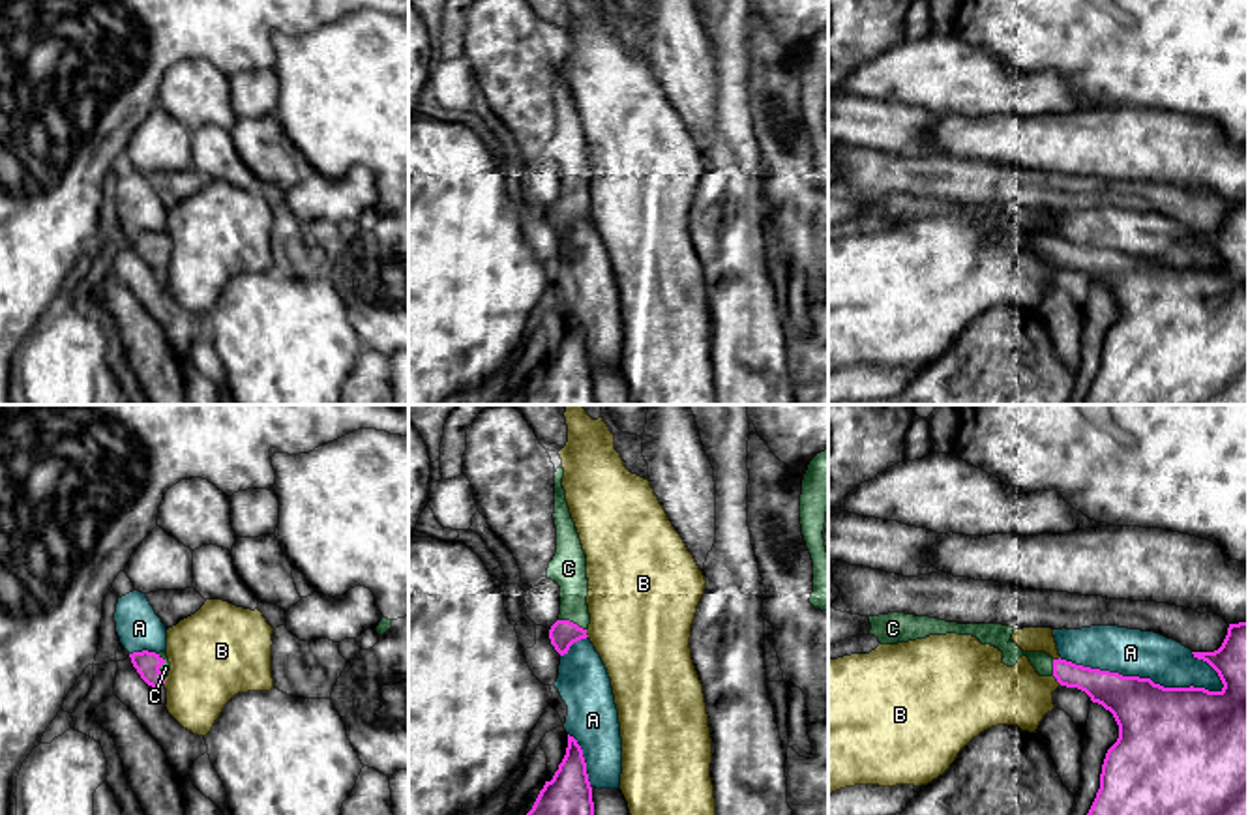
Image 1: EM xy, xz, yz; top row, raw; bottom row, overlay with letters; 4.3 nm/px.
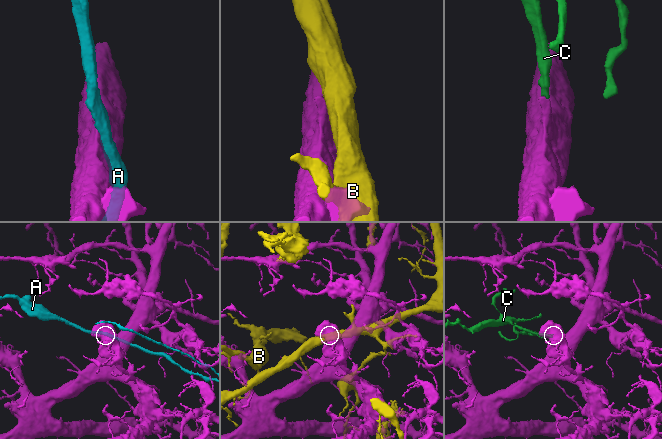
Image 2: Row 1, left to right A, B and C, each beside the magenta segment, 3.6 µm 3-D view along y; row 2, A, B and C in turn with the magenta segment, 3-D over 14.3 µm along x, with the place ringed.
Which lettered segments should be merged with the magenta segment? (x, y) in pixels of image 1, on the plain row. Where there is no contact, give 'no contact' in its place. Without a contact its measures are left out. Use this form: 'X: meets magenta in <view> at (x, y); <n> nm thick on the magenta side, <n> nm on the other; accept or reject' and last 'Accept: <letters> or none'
A: meets magenta in yz at (1142, 259); 380 nm thick on the magenta side, 200 nm on the other; reject
B: meets magenta in yz at (1057, 261); 160 nm thick on the magenta side, 260 nm on the other; reject
C: meets magenta in xz at (572, 203); 120 nm thick on the magenta side, 160 nm on the other; accept
Accept: C

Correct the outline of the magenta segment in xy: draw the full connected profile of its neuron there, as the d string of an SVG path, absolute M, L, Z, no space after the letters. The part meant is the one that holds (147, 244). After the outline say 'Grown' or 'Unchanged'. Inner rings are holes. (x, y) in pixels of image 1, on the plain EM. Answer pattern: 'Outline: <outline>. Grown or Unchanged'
Outline: M142 230L129 234L129 238L133 247L148 266L159 268L165 264L165 259L169 257L171 251L167 232L156 234Z. Grown

